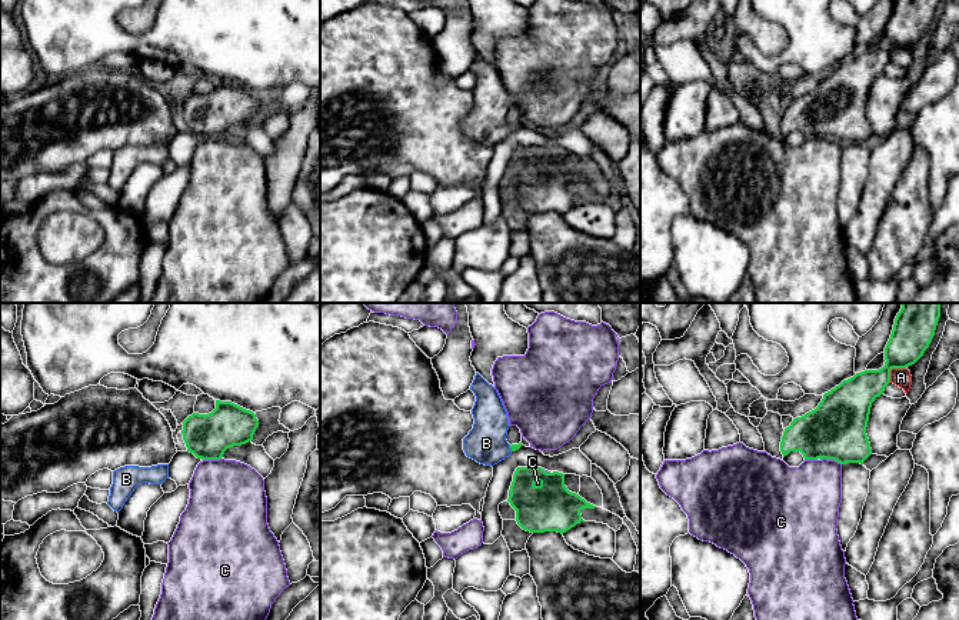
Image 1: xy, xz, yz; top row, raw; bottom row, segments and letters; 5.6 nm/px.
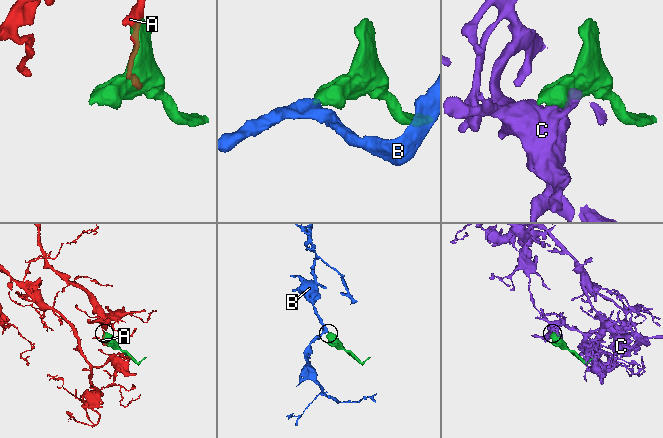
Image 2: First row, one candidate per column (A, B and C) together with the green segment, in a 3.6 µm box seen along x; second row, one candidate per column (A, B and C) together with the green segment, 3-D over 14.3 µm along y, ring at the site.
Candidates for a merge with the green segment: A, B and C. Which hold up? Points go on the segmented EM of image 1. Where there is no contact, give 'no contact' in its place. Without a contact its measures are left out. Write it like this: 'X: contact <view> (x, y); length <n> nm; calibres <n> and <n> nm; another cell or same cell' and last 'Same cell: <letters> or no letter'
A: contact yz (892, 367); length 130 nm; calibres 240 and 100 nm; another cell
B: contact xz (510, 447); length 40 nm; calibres 40 and 220 nm; same cell
C: contact yz (831, 459); length 120 nm; calibres 340 and 360 nm; another cell
Same cell: B

